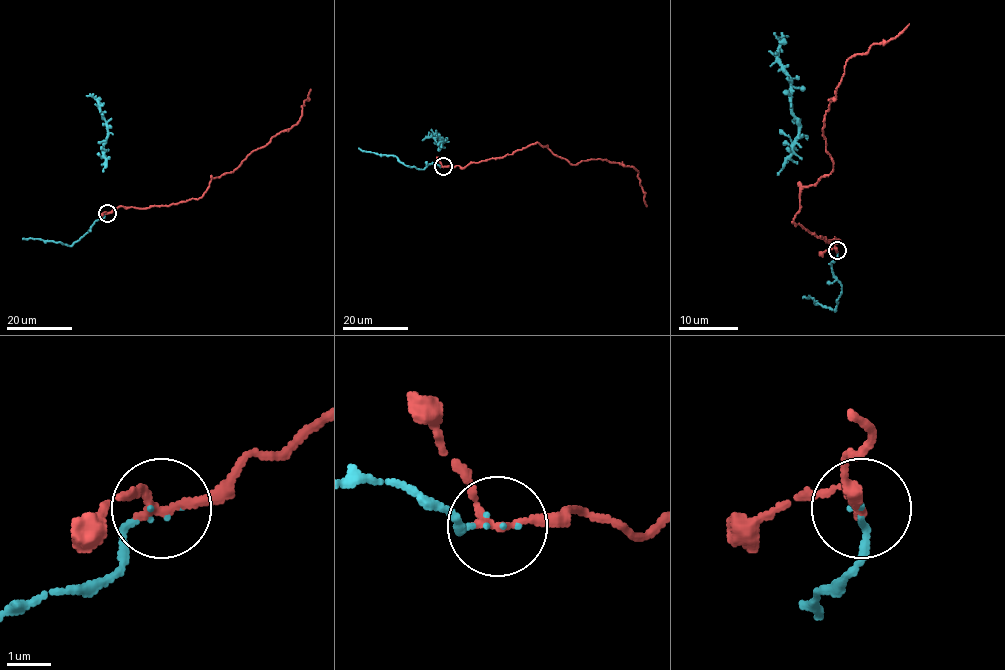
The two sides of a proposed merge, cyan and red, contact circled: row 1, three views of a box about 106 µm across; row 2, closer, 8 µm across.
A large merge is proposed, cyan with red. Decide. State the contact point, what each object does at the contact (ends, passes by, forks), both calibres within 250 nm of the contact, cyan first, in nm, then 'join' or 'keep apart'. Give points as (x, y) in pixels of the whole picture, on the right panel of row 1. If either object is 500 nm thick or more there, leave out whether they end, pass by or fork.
(837, 250) | cyan ends | red passes by | 70/170 nm | join

